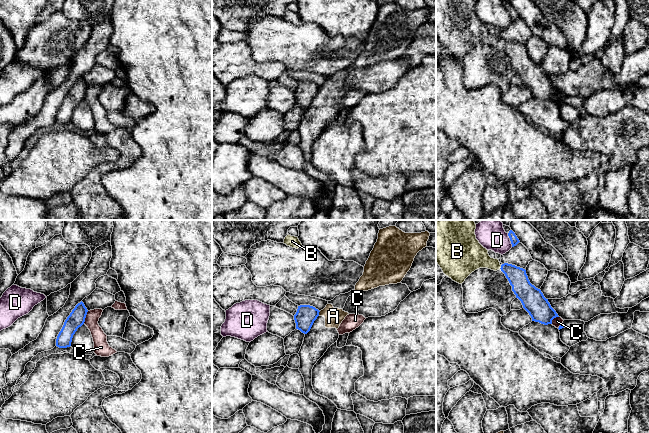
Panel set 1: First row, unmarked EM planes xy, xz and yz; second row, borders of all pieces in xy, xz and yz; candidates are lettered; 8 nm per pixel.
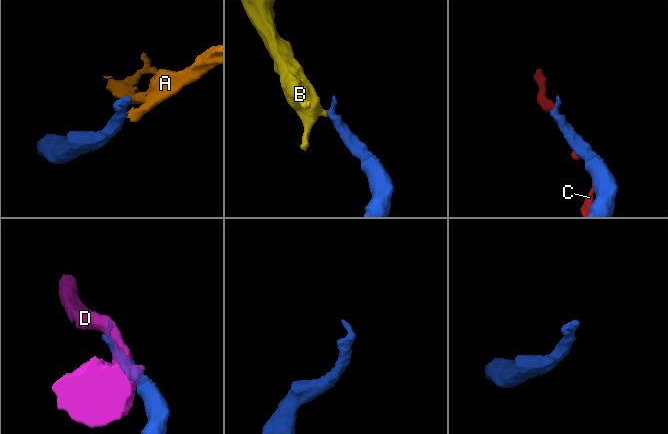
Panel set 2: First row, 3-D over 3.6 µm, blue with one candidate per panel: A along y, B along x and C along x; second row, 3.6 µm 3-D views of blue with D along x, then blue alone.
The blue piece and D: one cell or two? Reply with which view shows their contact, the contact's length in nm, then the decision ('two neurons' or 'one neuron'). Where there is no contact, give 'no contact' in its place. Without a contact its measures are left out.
meets blue in yz; contact 120 nm long; two neurons

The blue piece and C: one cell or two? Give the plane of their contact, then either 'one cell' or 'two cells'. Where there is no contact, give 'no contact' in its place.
meets blue in xy; two cells

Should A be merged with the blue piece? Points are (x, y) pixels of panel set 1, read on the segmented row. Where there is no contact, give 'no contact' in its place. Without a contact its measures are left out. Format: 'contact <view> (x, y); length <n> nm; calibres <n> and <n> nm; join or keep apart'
contact xz (318, 313); length 40 nm; calibres 160 and 140 nm; keep apart

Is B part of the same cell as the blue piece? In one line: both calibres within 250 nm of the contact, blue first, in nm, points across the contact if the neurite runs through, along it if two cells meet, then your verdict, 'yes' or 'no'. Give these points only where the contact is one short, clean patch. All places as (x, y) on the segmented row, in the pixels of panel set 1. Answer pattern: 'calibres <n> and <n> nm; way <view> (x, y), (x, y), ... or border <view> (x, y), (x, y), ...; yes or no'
calibres 160 and 220 nm; way yz (523, 289), (520, 283), (501, 267), (472, 256); yes

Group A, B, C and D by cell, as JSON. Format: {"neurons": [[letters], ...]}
{"neurons": [["A"], ["B"], ["C"], ["D"]]}

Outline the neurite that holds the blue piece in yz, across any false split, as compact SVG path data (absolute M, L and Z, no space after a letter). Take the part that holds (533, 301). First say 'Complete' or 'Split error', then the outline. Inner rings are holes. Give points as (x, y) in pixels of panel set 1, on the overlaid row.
Split error. M436 220L436 262L443 273L453 281L462 284L472 272L479 268L488 268L494 271L500 269L512 286L516 298L521 301L523 308L531 316L532 321L544 325L552 324L552 320L559 316L541 290L530 283L526 270L508 263L501 265L497 258L491 258L488 250L476 239L475 229L476 224L473 220Z

